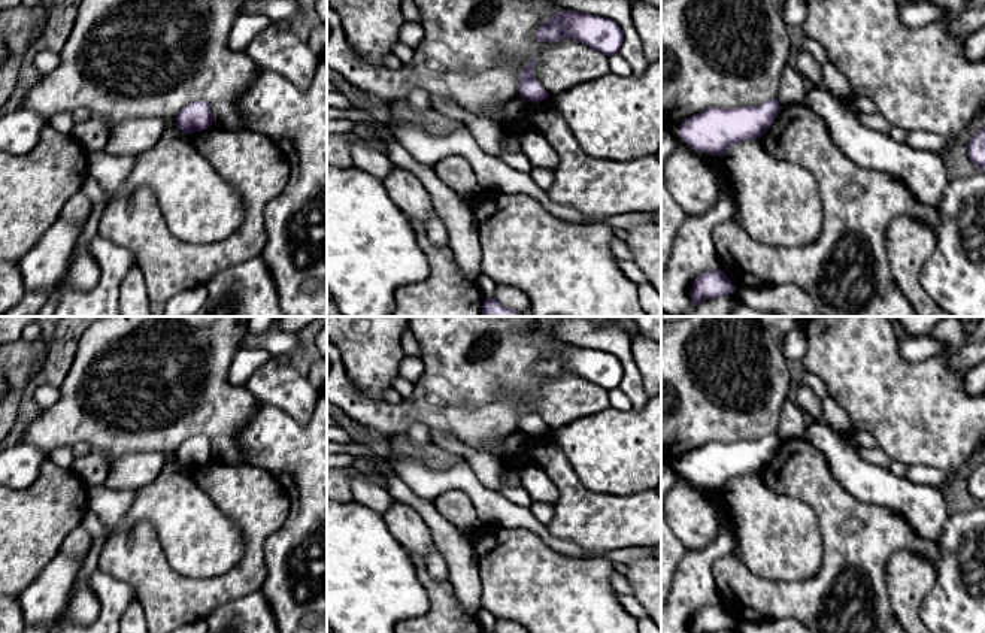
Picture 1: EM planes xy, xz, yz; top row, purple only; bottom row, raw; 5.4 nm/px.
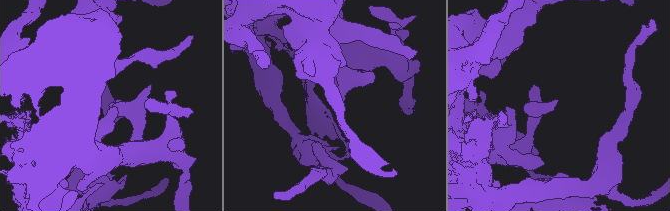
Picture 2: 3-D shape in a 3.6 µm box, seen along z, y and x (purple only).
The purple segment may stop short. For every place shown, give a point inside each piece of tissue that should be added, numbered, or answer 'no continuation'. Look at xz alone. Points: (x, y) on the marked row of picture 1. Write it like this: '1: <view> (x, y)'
no continuation

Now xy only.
no continuation

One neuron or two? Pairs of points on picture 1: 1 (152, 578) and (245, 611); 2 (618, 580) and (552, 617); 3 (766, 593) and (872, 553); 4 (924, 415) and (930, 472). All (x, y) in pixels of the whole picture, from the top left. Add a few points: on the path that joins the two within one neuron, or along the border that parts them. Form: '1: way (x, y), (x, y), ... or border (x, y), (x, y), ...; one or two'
1: border (257, 590), (218, 605), (206, 617); two
2: border (615, 571), (611, 585), (617, 591); two
3: way (793, 593), (809, 593), (845, 556); one
4: border (909, 465), (932, 465), (949, 475); two

